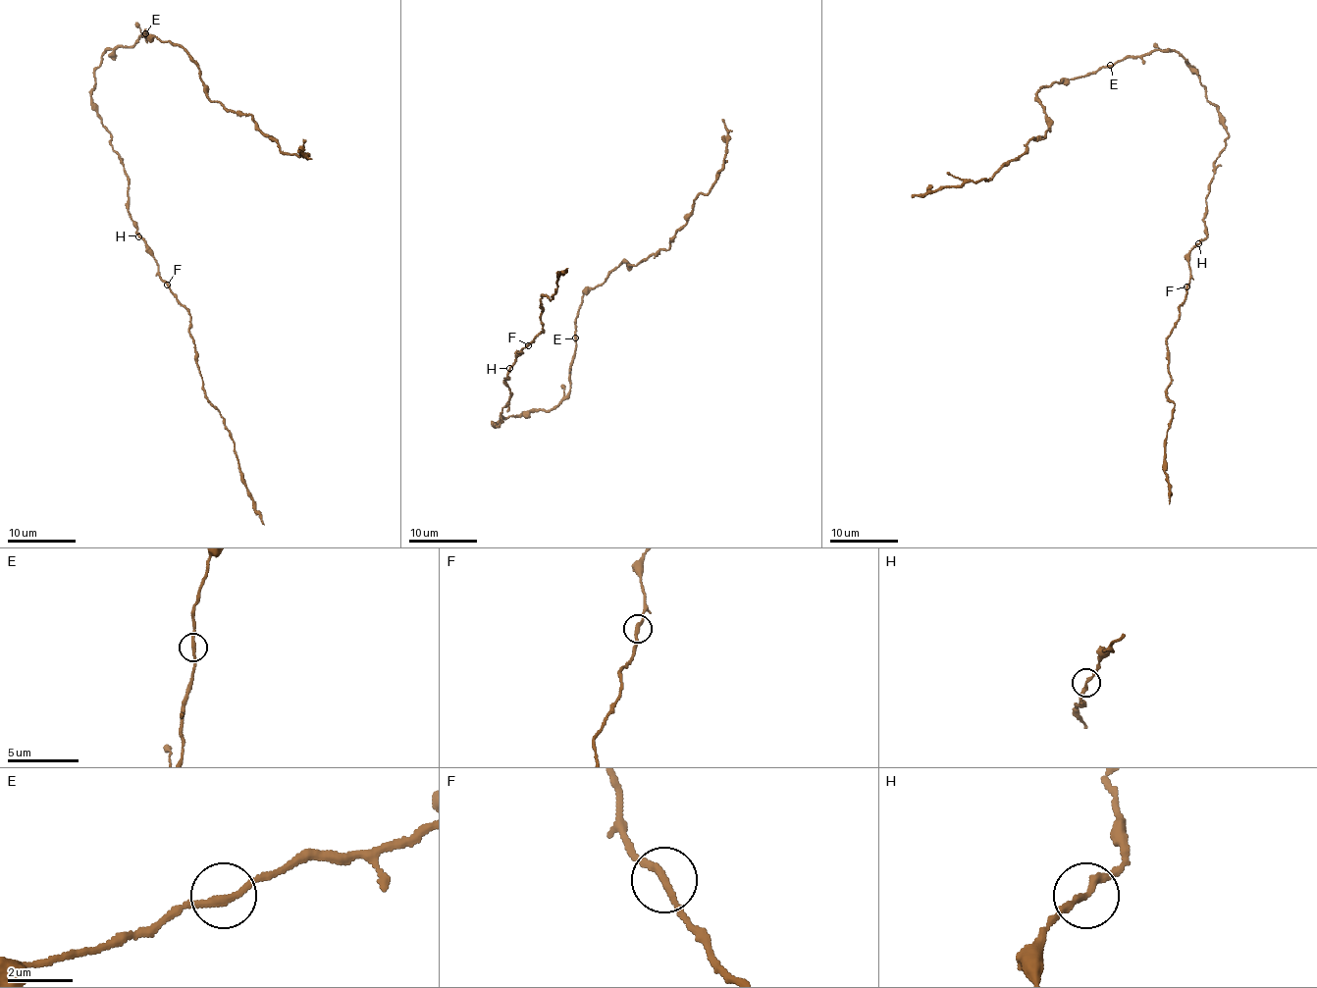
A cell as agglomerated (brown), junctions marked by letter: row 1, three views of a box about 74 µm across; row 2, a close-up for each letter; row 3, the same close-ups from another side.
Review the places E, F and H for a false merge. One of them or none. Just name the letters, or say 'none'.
none

